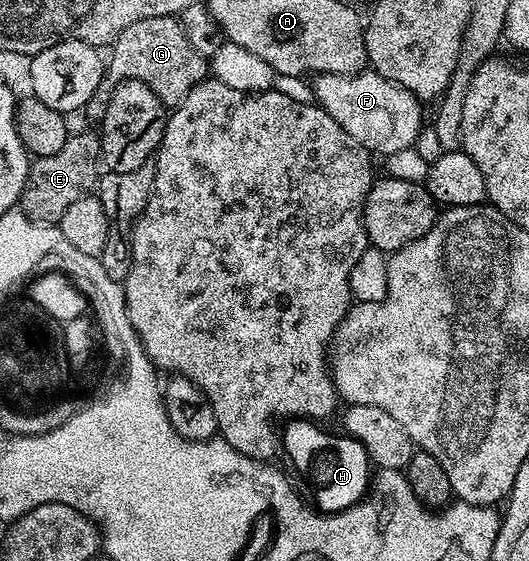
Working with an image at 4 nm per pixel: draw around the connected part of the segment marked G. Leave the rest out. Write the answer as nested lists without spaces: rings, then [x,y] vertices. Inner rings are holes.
[[[152,16],[143,18],[139,22],[131,22],[131,26],[124,28],[113,41],[111,51],[113,51],[113,57],[110,60],[108,57],[101,73],[99,86],[95,90],[95,94],[91,94],[91,98],[83,109],[83,115],[93,122],[100,122],[104,117],[107,104],[112,100],[113,91],[125,80],[138,80],[152,86],[165,84],[164,103],[176,106],[183,102],[183,98],[187,98],[187,94],[191,94],[191,90],[195,90],[195,86],[199,86],[210,75],[210,61],[203,54],[199,54],[199,50],[195,50],[195,46],[191,46],[191,42],[187,42],[187,34],[183,34],[183,26],[177,16]]]

